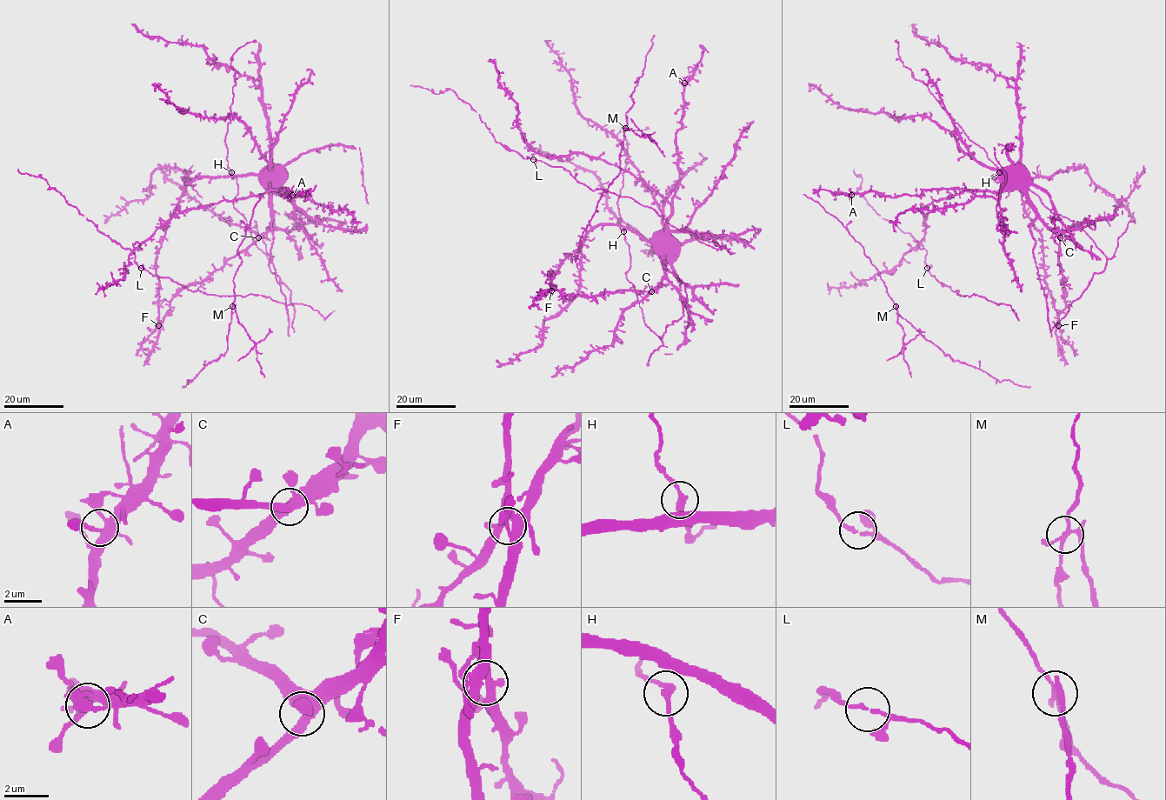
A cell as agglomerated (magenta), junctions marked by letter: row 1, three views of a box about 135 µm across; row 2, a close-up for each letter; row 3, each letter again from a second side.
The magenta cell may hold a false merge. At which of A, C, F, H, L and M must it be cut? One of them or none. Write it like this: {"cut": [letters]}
{"cut": ["M"]}

